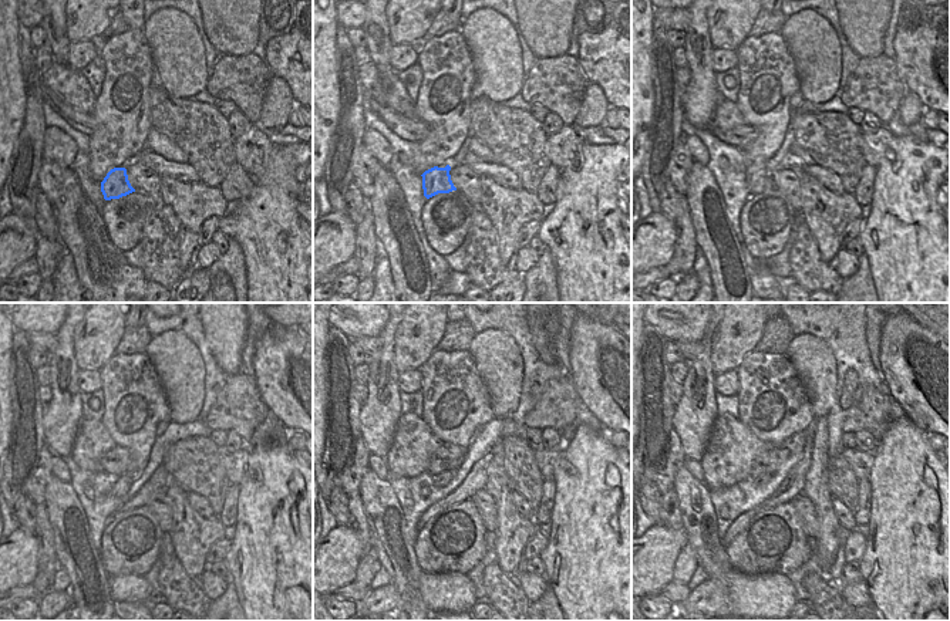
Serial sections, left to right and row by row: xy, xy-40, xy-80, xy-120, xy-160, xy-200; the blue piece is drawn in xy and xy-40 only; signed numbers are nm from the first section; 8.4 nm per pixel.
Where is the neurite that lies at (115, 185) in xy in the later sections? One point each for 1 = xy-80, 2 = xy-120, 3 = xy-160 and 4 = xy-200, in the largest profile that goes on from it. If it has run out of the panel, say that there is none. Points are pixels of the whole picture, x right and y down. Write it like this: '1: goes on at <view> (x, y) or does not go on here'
1: goes on at xy-80 (758, 179)
2: goes on at xy-120 (159, 479)
3: goes on at xy-160 (475, 481)
4: goes on at xy-200 (792, 485)

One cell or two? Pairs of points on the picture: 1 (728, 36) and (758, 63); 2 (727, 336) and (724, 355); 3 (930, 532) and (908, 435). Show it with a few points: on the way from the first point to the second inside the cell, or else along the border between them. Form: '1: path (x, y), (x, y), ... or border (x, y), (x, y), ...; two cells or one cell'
1: border (748, 36), (734, 50); two cells
2: path (727, 340), (727, 351); one cell
3: path (916, 508), (908, 481), (908, 459); one cell

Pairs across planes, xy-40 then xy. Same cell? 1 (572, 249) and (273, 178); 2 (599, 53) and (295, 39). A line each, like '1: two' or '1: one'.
1: one
2: one

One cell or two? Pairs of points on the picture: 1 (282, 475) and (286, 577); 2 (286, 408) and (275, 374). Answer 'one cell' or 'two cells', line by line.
1: one cell
2: one cell

